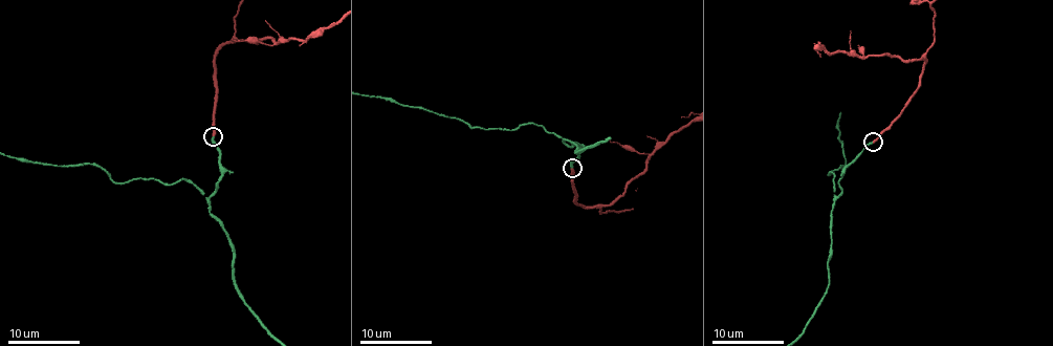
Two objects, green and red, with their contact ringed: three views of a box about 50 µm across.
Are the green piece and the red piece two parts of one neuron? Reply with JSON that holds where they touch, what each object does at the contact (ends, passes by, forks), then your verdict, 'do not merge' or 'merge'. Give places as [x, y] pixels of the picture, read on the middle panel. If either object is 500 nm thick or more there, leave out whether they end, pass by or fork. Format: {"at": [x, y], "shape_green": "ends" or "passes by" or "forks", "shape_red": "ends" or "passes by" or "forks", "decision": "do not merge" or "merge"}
{"at": [572, 168], "shape_green": "ends", "shape_red": "ends", "decision": "merge"}

